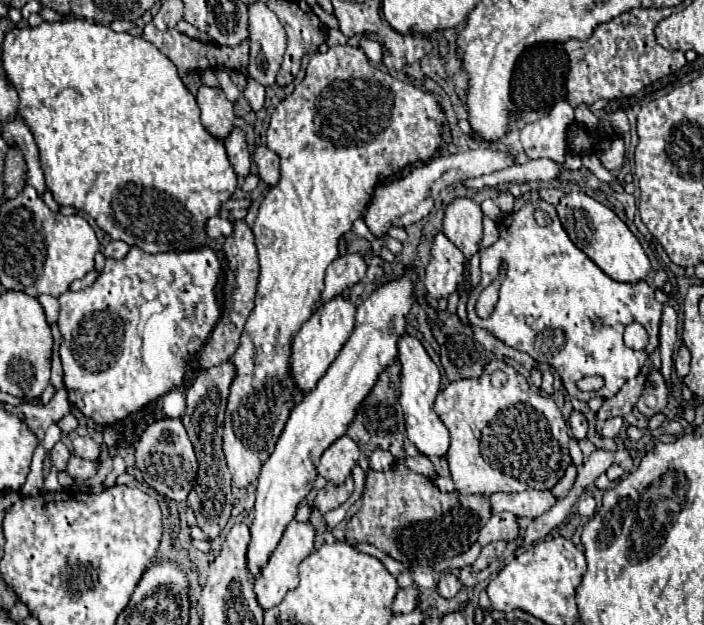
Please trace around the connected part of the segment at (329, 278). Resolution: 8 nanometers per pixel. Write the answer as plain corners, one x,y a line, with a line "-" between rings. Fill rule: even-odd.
361,253
337,257
329,267
325,275
325,289
321,293
321,303
331,301
331,297
339,297
339,293
345,293
353,285
361,281
365,275
367,265
363,261

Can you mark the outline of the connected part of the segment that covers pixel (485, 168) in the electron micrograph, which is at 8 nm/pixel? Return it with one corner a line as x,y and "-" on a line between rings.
479,147
479,149
469,149
465,153
455,153
455,155
439,155
423,165
417,165
415,169
411,169
407,175
379,185
375,189
373,201
367,209
365,215
365,223
371,229
371,233
375,237
383,237
387,233
387,229
391,225
399,225
399,227
407,227
411,223
417,223
419,219
427,217
429,211
433,209
433,201
435,195
453,183
459,183
463,179
473,179
473,177
481,177
481,175
491,175
495,171
503,171
507,167
513,167
515,159
511,153
507,151
499,151
499,149
489,149
489,147

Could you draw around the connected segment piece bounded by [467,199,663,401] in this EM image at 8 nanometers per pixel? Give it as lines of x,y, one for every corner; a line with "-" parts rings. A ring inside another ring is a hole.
531,199
523,209
509,213
499,223
499,239
491,247
481,251
481,281
471,291
469,303
467,303
467,317
471,325
483,327
491,331
497,339
501,339
505,345
515,347
519,351
525,351
535,361
549,363
561,377
563,387
571,397
577,397
581,401
589,401
593,397
609,399
613,397
629,377
639,375
641,367
649,359
649,355
659,347
659,323
661,323
663,305
655,299
653,289
645,283
619,283
607,277
581,249
577,249
571,239
567,237
565,229
561,227
561,221
555,213
555,207
545,203
543,199
-
499,257
507,263
507,277
499,287
499,301
491,313
489,319
479,319
475,315
475,301
479,293
493,283
499,271
-
629,323
639,323
645,327
649,335
649,343
641,351
633,351
625,347
623,343
623,331
-
589,375
603,377
603,387
599,391
583,393
577,389
577,381

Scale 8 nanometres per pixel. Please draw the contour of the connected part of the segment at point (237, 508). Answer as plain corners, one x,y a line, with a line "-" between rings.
251,484
251,487
247,489
247,497
243,497
237,505
233,505
233,509
231,509
231,515
241,515
243,511
250,511
255,504
256,498
256,488
254,484

